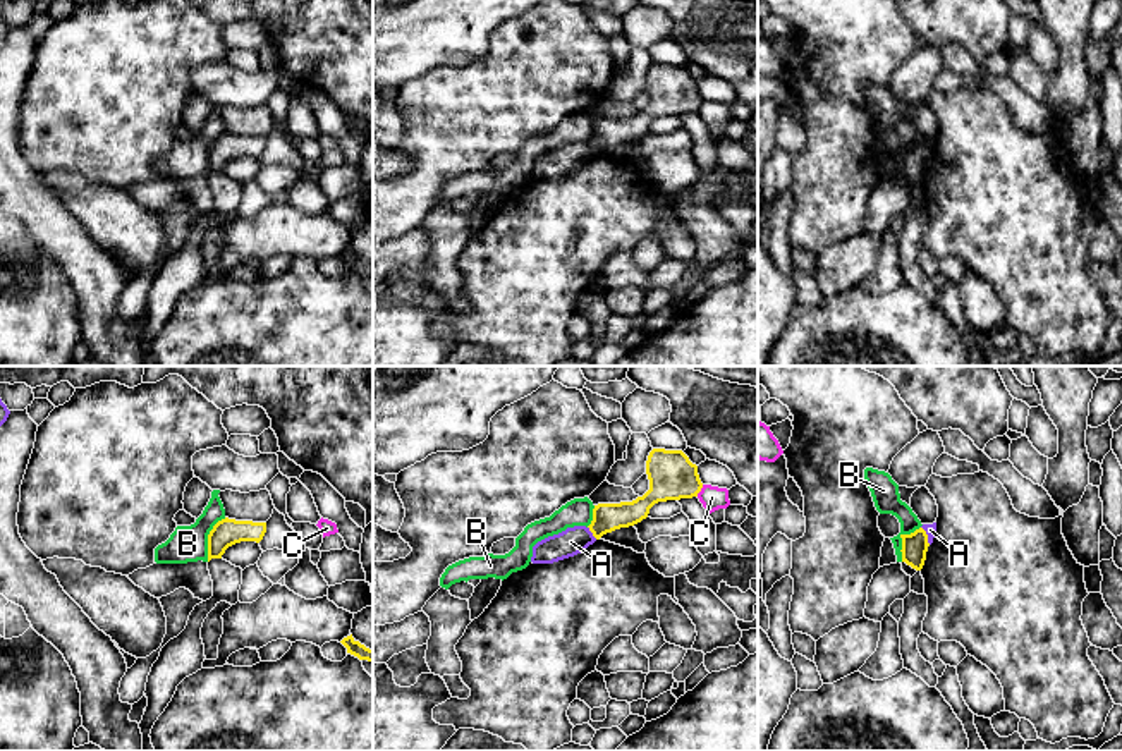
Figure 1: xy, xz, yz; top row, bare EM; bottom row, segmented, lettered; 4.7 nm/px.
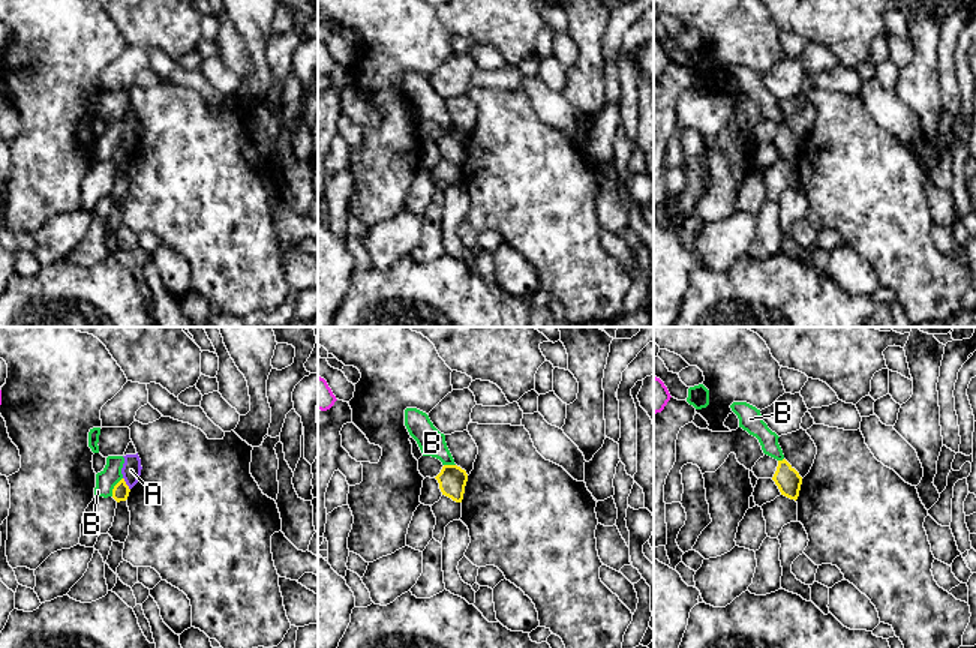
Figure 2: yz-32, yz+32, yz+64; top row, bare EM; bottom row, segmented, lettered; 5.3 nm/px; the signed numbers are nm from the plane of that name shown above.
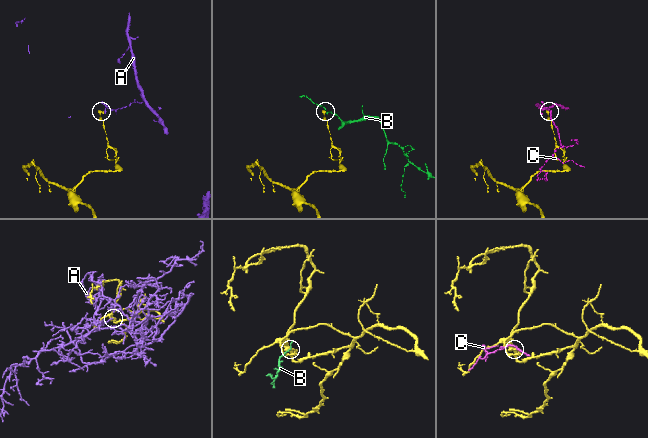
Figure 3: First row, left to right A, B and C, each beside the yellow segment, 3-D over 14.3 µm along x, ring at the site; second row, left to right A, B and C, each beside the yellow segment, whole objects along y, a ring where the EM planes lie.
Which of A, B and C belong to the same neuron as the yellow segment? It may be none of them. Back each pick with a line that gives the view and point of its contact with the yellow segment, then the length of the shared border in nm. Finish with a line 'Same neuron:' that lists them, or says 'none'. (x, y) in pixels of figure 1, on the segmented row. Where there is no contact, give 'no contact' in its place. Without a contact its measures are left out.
Same neuron: none

